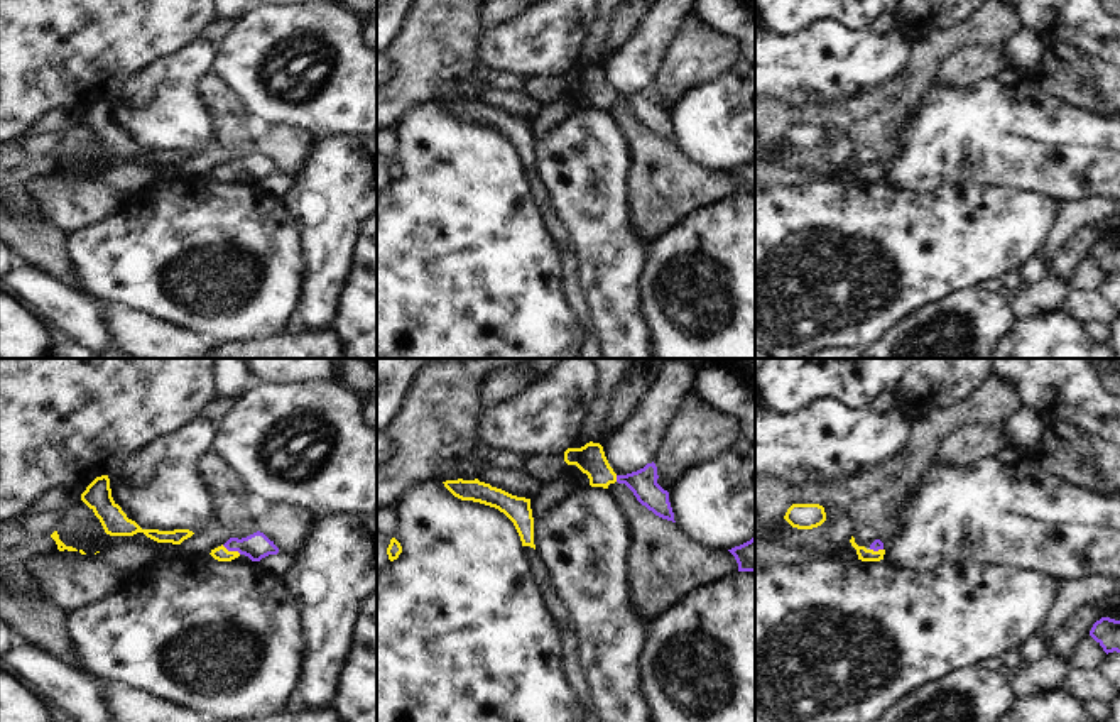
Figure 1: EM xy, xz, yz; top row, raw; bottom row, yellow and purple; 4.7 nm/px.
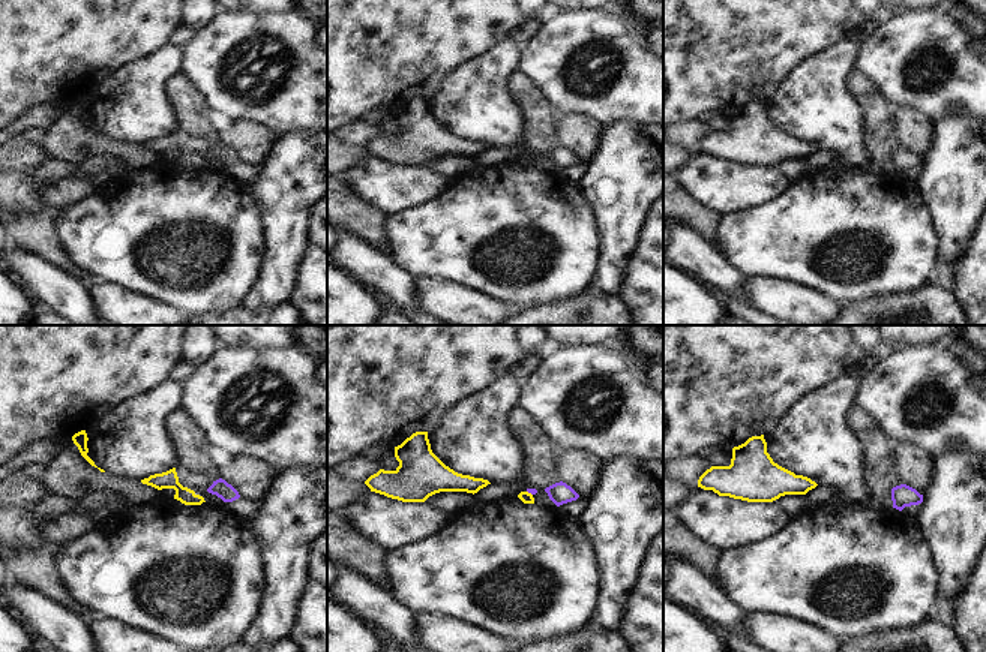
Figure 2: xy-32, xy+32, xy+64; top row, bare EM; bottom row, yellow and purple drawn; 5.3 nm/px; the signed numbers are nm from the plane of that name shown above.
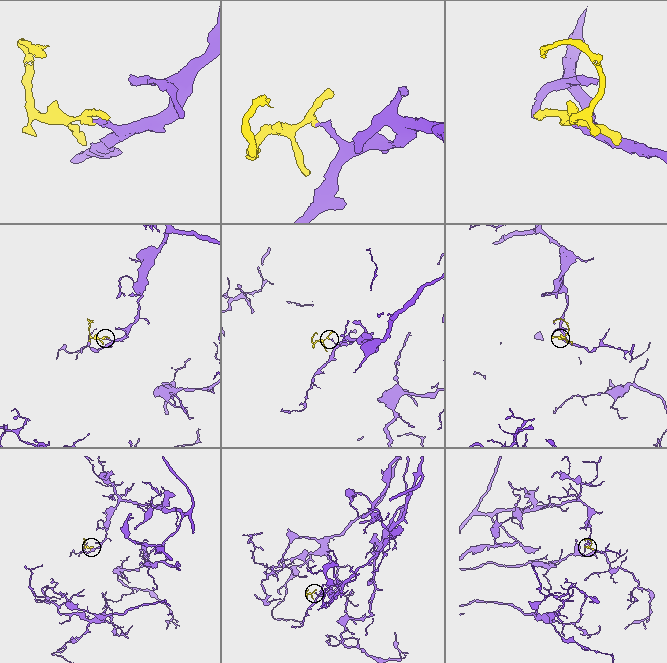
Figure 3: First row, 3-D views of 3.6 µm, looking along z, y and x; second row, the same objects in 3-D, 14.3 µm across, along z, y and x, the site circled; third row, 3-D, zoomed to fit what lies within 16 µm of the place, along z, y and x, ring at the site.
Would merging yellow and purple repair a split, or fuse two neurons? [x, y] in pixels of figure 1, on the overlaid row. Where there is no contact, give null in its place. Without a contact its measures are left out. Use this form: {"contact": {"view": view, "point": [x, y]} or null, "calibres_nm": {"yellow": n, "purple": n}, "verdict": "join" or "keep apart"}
{"contact": {"view": "xy", "point": [232, 552]}, "calibres_nm": {"yellow": 70, "purple": 120}, "verdict": "join"}

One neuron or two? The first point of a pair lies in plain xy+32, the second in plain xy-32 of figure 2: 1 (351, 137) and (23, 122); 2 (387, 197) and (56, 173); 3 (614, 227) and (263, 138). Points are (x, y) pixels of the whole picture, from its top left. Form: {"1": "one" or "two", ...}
{"1": "two", "2": "two", "3": "two"}

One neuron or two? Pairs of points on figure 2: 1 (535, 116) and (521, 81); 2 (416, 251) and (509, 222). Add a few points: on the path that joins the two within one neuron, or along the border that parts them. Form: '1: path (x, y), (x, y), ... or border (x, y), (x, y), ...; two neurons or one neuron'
1: path (535, 107), (523, 90); one neuron
2: path (438, 239), (486, 230); one neuron

